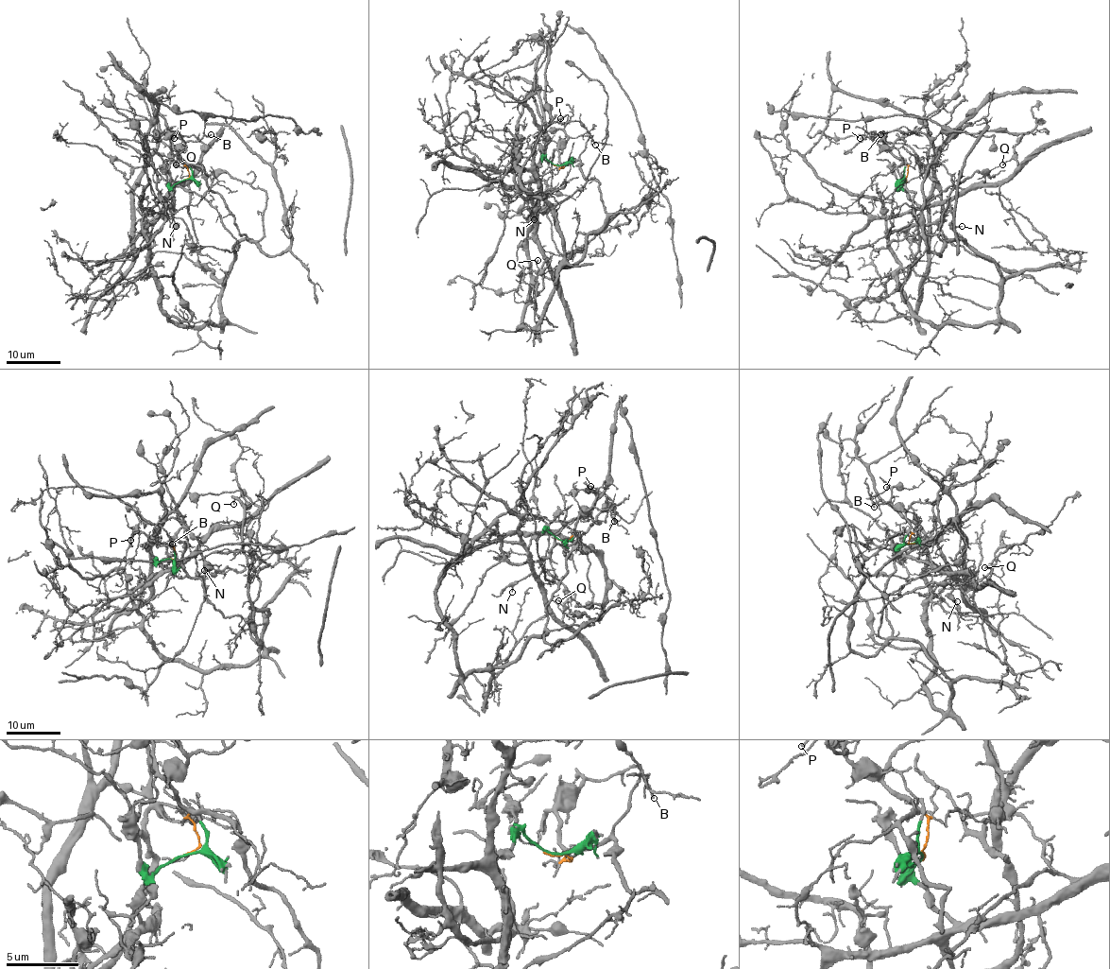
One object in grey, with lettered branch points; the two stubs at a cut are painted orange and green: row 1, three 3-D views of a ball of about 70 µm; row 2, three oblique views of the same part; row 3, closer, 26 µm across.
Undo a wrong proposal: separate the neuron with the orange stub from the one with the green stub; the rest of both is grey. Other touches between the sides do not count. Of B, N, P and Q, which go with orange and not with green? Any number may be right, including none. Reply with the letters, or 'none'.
B, P

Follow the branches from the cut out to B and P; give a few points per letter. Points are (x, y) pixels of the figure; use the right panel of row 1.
B: (906, 180), (908, 167), (870, 137), (879, 135)
P: (906, 180), (908, 167), (879, 145), (871, 133), (866, 132), (860, 139)

